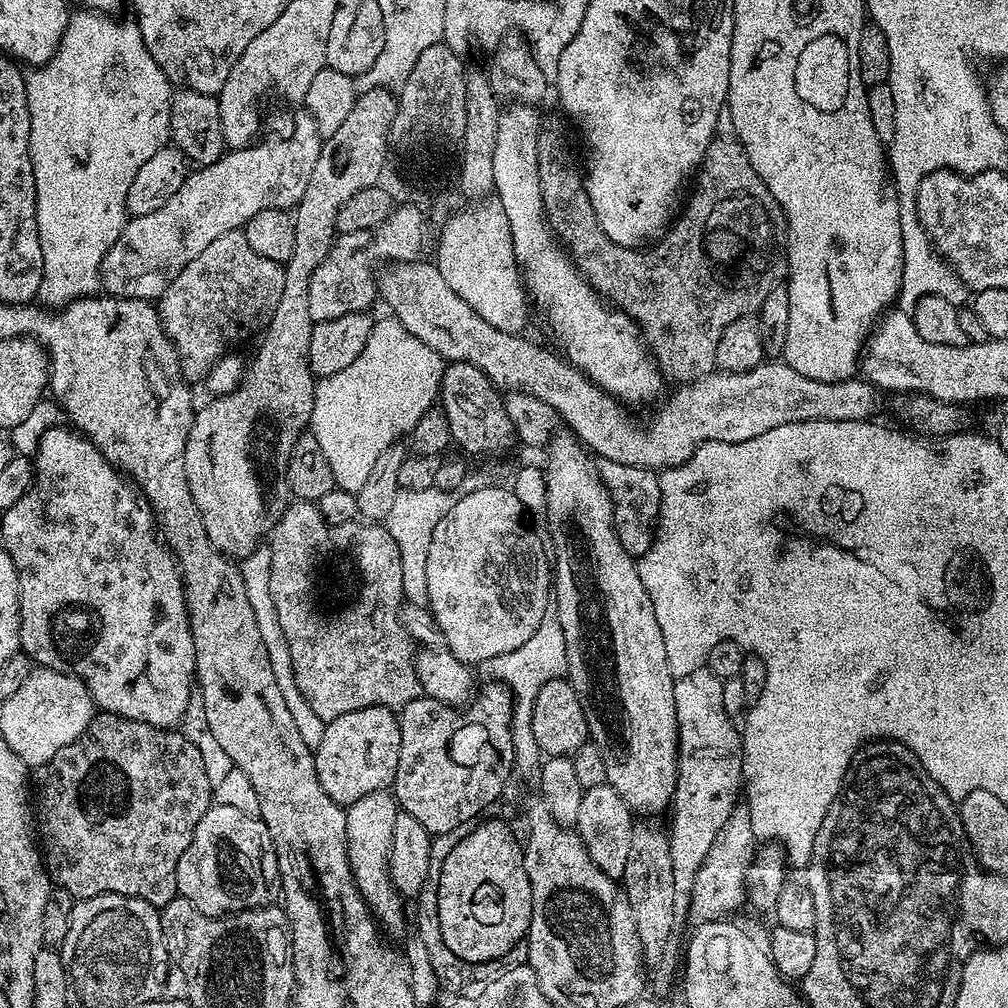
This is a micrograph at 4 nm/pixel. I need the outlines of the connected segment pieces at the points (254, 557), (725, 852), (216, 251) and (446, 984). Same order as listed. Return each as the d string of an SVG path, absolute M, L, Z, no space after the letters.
M271 547L256 548L239 561L238 567L244 585L246 598L250 598L250 610L254 614L254 622L258 622L258 634L262 634L262 646L266 646L266 654L270 654L270 670L274 670L274 682L278 682L278 690L282 690L282 698L290 706L290 718L294 718L294 726L298 726L298 734L306 742L306 746L315 750L318 742L322 742L325 721L310 710L310 702L302 698L302 690L298 690L298 682L294 678L294 666L290 662L290 646L286 646L286 634L282 634L282 626L278 626L278 610L274 607L274 598L270 594L270 558Z
M737 803L726 824L718 830L710 852L694 878L690 894L688 920L693 925L713 924L715 920L728 920L731 912L746 900L748 866L758 851L758 841L750 826L750 810L747 803Z
M243 231L227 232L222 238L214 238L194 262L190 262L174 278L174 282L159 297L158 311L160 321L164 323L166 334L172 340L176 352L180 355L182 371L185 377L203 377L208 369L229 351L228 344L235 340L244 340L267 328L272 320L274 310L278 306L278 298L282 298L284 289L284 269L279 264L270 262L270 258L262 258L250 250L250 242L246 242Z
M468 820L459 826L454 826L452 830L448 830L444 834L433 836L430 848L429 869L426 872L426 879L422 882L422 889L414 898L416 904L416 930L415 937L423 941L429 961L436 973L438 985L443 991L450 991L451 994L458 994L467 990L472 990L496 980L506 969L517 968L522 964L528 963L529 948L527 941L520 941L506 952L500 959L492 959L488 963L470 963L462 958L458 958L456 954L442 939L441 923L438 917L438 882L441 881L442 864L446 860L450 851L458 846L458 842L465 836L472 833L475 828L475 821Z

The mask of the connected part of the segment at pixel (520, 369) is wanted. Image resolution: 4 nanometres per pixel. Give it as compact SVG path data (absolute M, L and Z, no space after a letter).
M417 258L411 262L389 263L383 269L378 284L383 291L385 288L388 292L397 292L397 296L392 296L388 300L389 306L392 307L391 315L400 320L402 326L406 326L410 334L414 334L414 338L426 342L426 346L430 346L430 350L434 350L446 362L470 362L478 366L478 370L486 373L501 389L512 388L508 390L546 402L546 406L554 409L563 423L565 420L572 427L571 435L600 460L622 462L626 466L653 470L676 468L687 462L696 453L696 449L701 448L706 442L750 442L750 438L758 438L758 434L766 434L766 430L774 430L774 426L786 426L790 422L872 420L880 408L881 389L863 378L818 382L814 378L806 378L806 374L798 374L798 370L783 362L762 362L749 372L715 370L716 372L710 373L709 376L701 375L691 382L684 382L668 401L665 399L655 409L657 412L653 414L652 421L645 428L639 428L624 413L627 412L625 405L613 398L610 393L603 392L584 373L573 368L563 355L557 354L551 347L543 348L542 345L527 340L527 335L494 330L494 326L490 326L486 318L482 318L473 308L466 306L466 302L462 302L462 298L458 298L458 294L454 294L454 290L446 286L446 278L442 278L435 263L428 261L427 264L424 258Z

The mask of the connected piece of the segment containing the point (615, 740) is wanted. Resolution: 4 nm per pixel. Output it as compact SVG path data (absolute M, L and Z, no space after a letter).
M553 439L547 445L548 461L542 464L542 495L544 497L543 523L548 523L548 536L550 552L554 557L554 615L557 624L562 626L564 641L566 642L566 662L568 671L566 679L574 686L578 698L582 702L582 710L586 714L588 734L591 743L598 746L602 754L602 762L606 762L606 778L614 790L618 790L633 813L644 818L656 818L659 812L669 811L672 797L675 794L677 774L677 752L679 750L678 718L675 717L674 686L675 679L670 674L666 662L666 642L662 642L662 630L658 630L658 618L654 614L654 602L650 602L650 594L646 594L646 586L642 586L642 578L636 569L636 560L626 550L622 550L622 542L616 533L616 513L612 497L607 488L600 481L599 475L594 471L594 460L591 455L575 439Z

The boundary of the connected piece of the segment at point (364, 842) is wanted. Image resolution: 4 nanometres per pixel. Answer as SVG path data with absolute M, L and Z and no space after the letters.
M385 790L366 794L366 798L358 798L358 802L347 805L344 814L348 861L352 867L352 877L358 886L360 896L368 905L368 911L375 916L377 925L385 933L400 932L404 928L405 901L396 891L388 873L388 851L390 850L390 838L394 834L394 818L397 811L395 795Z

